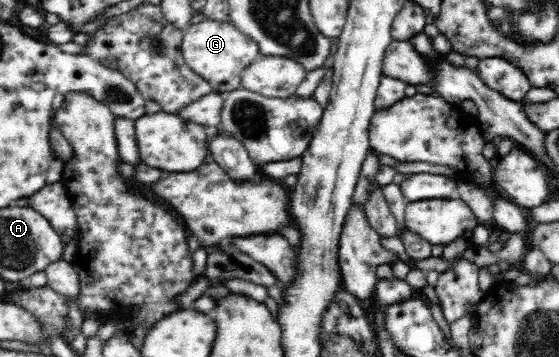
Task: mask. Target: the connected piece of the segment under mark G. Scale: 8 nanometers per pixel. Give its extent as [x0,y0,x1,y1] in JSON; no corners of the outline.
[182,17,260,94]

